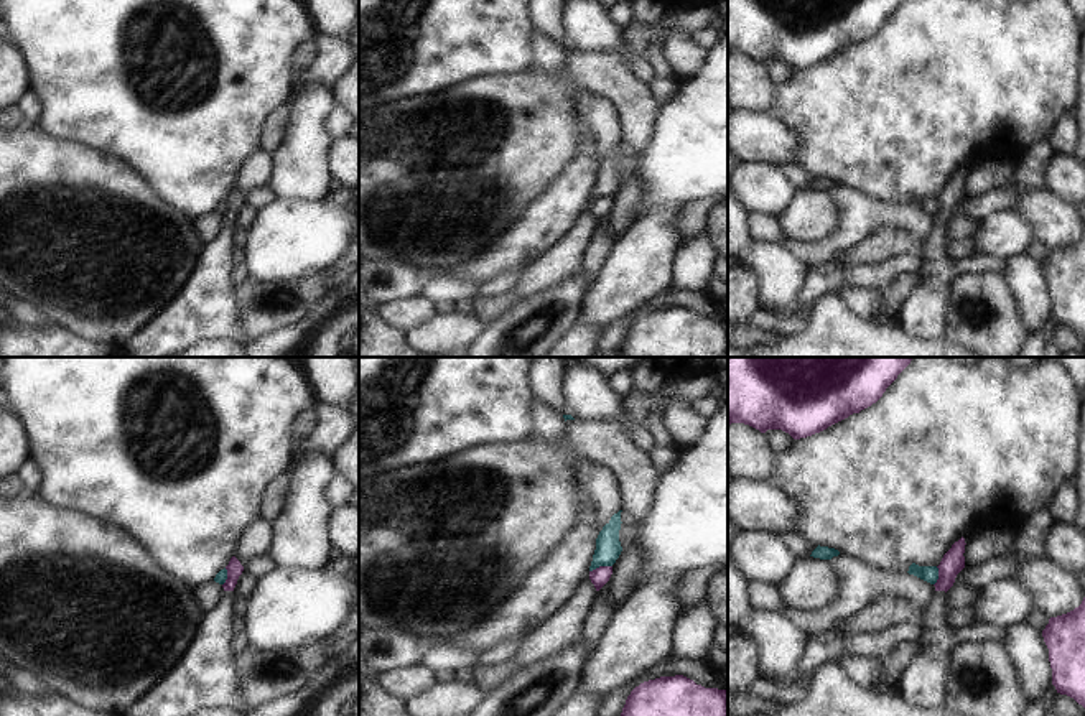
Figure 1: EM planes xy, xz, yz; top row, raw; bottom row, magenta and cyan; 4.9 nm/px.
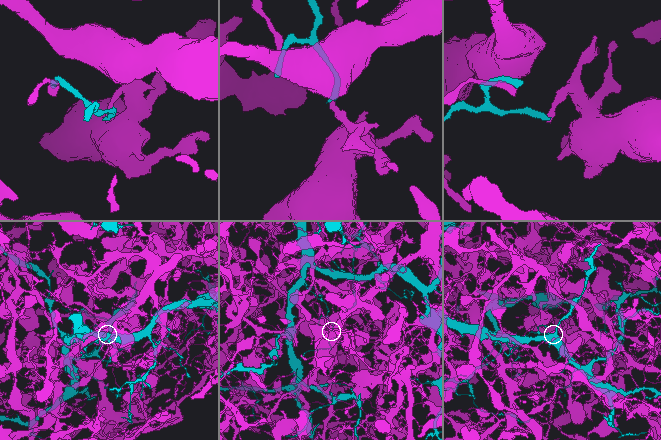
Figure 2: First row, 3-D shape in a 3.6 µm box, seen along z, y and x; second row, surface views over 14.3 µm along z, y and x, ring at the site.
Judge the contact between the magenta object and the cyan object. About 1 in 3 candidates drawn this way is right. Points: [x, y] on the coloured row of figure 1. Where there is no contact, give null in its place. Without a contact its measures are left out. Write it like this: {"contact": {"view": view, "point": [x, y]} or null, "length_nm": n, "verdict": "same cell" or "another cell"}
{"contact": {"view": "xz", "point": [600, 567]}, "length_nm": 120, "verdict": "another cell"}

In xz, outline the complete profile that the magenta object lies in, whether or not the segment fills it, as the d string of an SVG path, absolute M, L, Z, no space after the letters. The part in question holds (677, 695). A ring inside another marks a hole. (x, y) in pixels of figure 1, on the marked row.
M675 675L636 686L621 716L728 716L728 690L705 688Z

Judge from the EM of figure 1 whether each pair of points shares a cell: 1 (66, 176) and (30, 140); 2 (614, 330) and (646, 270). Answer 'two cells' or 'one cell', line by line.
1: one cell
2: two cells

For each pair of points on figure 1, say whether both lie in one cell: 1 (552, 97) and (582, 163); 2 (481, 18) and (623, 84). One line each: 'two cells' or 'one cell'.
1: two cells
2: two cells

